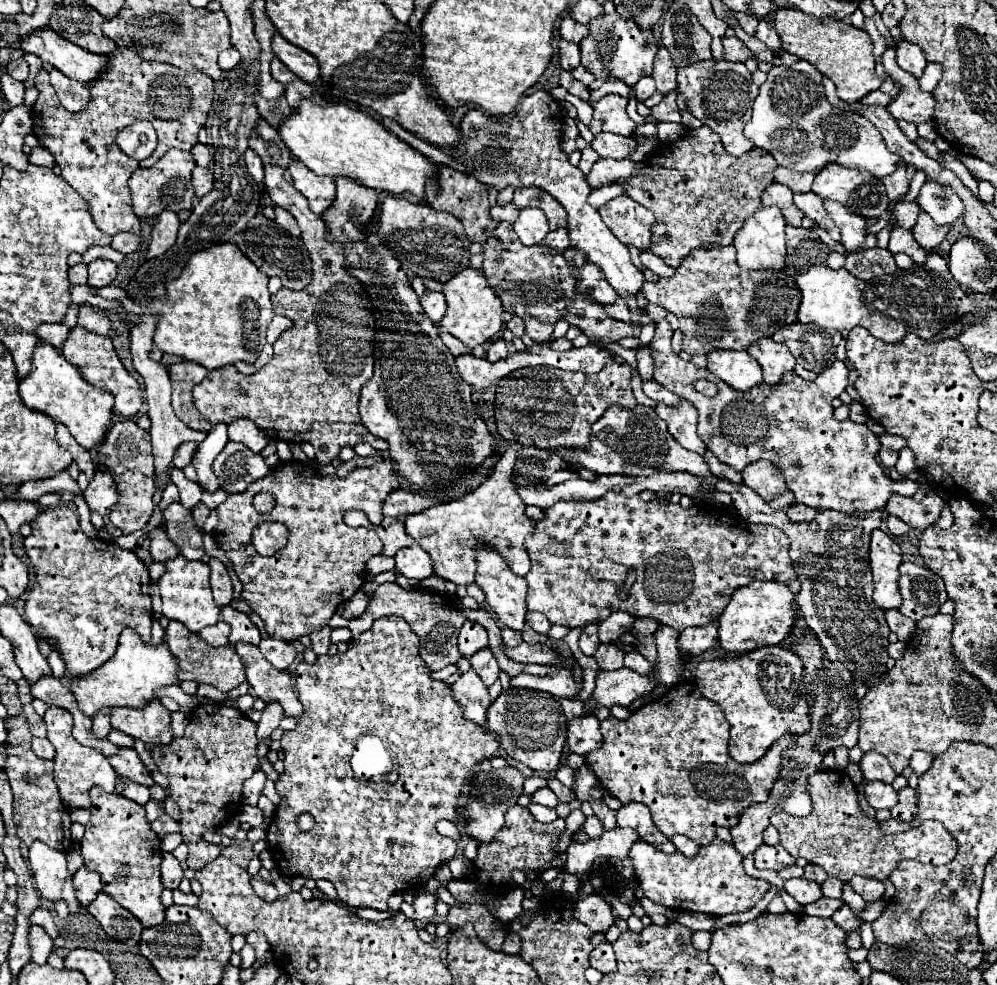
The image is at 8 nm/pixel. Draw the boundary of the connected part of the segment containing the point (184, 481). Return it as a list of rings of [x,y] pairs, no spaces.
[[[174,468],[170,476],[172,476],[174,484],[176,484],[178,490],[180,490],[180,502],[182,502],[182,506],[184,506],[184,508],[196,506],[196,504],[200,502],[200,498],[202,498],[202,488],[200,488],[196,482],[188,480],[188,478],[182,474],[182,470],[178,470],[178,468]]]

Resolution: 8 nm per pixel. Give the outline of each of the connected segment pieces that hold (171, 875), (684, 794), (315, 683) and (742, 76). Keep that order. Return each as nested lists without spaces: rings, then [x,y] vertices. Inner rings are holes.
[[[164,852],[164,856],[162,856],[162,884],[166,888],[174,890],[174,888],[178,888],[182,878],[184,878],[184,870],[182,870],[180,862],[174,858],[174,854]]]
[[[682,680],[674,684],[662,698],[640,706],[626,722],[620,722],[618,726],[606,726],[606,722],[600,724],[604,744],[602,748],[586,754],[588,768],[596,774],[600,784],[622,804],[646,804],[652,812],[656,828],[664,836],[684,834],[692,838],[698,846],[708,846],[714,842],[716,826],[734,828],[738,824],[738,818],[742,816],[742,810],[746,810],[754,802],[766,802],[782,770],[782,752],[794,746],[798,738],[798,734],[786,732],[768,748],[768,752],[760,760],[752,764],[736,762],[728,753],[729,723],[716,702],[704,698],[700,688],[692,680]],[[618,726],[622,726],[622,738],[626,738],[626,734],[634,734],[638,742],[614,742],[614,738],[618,738]]]
[[[386,616],[386,618],[374,620],[374,624],[368,632],[362,632],[358,638],[350,640],[346,652],[338,652],[334,656],[330,656],[330,654],[318,656],[314,664],[308,664],[306,660],[300,660],[296,670],[294,670],[298,700],[302,702],[304,712],[296,718],[296,722],[298,722],[296,728],[284,732],[284,736],[280,740],[282,750],[284,750],[284,766],[286,768],[280,774],[278,782],[276,782],[276,790],[284,798],[284,802],[276,808],[276,814],[274,814],[274,818],[268,826],[268,850],[272,852],[272,856],[274,856],[274,860],[276,860],[282,874],[286,874],[286,876],[302,874],[304,878],[314,878],[314,880],[326,878],[338,890],[338,900],[342,900],[348,906],[386,910],[388,898],[394,892],[408,892],[408,890],[414,892],[414,890],[424,888],[426,882],[434,876],[436,868],[442,862],[448,862],[456,856],[458,844],[452,838],[446,838],[446,836],[438,834],[436,822],[442,820],[442,818],[446,818],[450,822],[460,820],[458,800],[460,800],[464,784],[474,776],[474,768],[482,760],[490,760],[500,748],[498,738],[492,732],[488,732],[484,726],[474,724],[474,722],[464,718],[462,706],[454,700],[452,686],[448,686],[442,680],[432,680],[432,672],[430,672],[428,666],[424,666],[424,660],[420,658],[418,648],[420,648],[418,646],[418,636],[410,630],[410,626],[404,622],[404,618]],[[392,770],[398,772],[398,780],[394,784],[384,778]],[[302,812],[310,812],[316,818],[314,832],[302,832],[296,826],[296,816],[302,814]]]
[[[702,60],[694,65],[678,68],[678,90],[686,98],[686,108],[706,126],[710,126],[722,140],[724,148],[732,156],[742,156],[754,148],[750,140],[744,138],[742,130],[752,114],[752,102],[758,94],[758,86],[752,82],[750,72],[744,62],[724,62],[724,60]]]

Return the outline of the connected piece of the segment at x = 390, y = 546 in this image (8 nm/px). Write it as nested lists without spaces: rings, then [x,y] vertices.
[[[386,516],[382,520],[382,524],[376,528],[376,534],[380,536],[380,540],[384,544],[384,548],[382,548],[384,556],[394,556],[400,548],[406,548],[406,546],[414,544],[414,540],[406,534],[404,524],[398,518]]]

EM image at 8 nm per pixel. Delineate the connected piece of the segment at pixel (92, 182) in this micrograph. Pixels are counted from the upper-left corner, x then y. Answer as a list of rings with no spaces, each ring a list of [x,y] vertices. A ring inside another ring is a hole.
[[[120,46],[106,58],[106,70],[88,84],[88,108],[80,112],[70,112],[60,106],[58,96],[48,82],[48,72],[38,72],[36,88],[40,96],[30,108],[34,134],[38,136],[40,146],[52,152],[62,170],[60,176],[88,202],[88,210],[104,234],[140,234],[140,220],[132,210],[128,190],[128,178],[140,168],[140,162],[118,148],[116,134],[134,122],[152,122],[158,134],[158,146],[154,154],[144,160],[144,166],[154,164],[170,148],[190,150],[198,144],[198,132],[206,124],[214,100],[214,80],[204,72],[184,72],[164,62],[142,60],[138,54]]]

